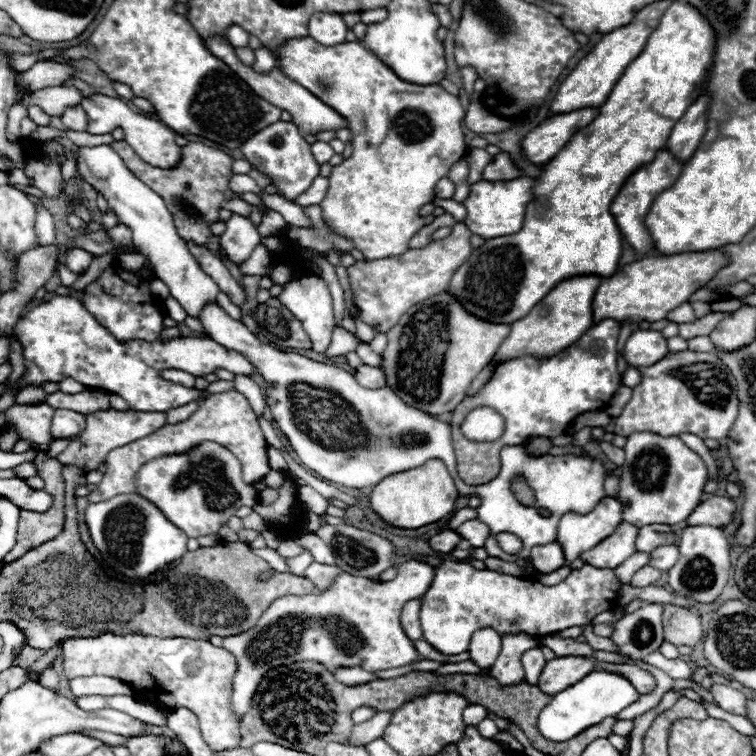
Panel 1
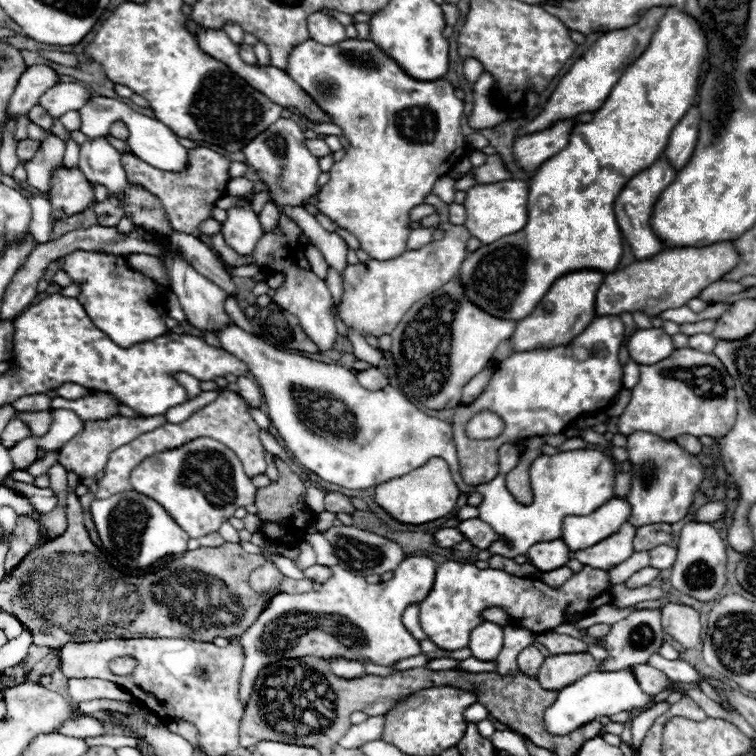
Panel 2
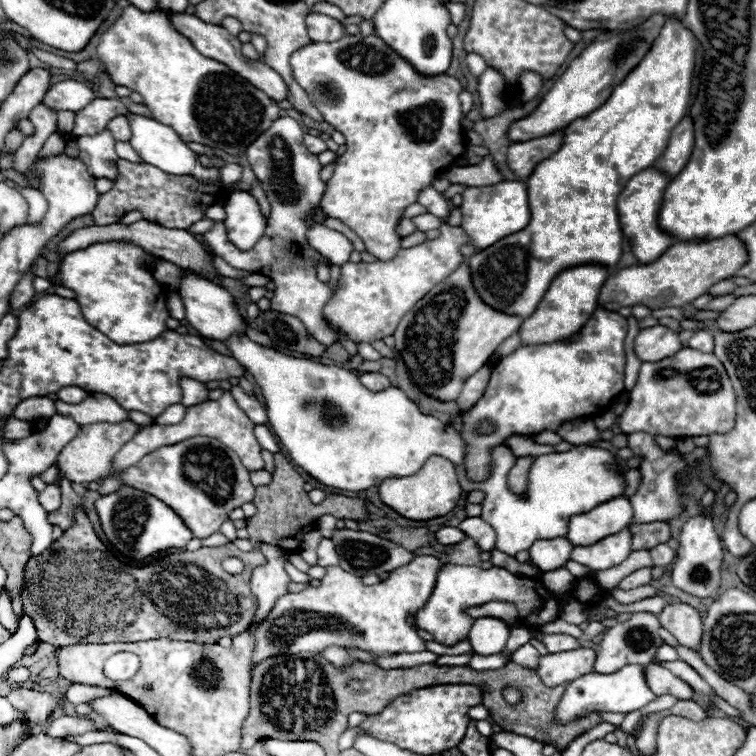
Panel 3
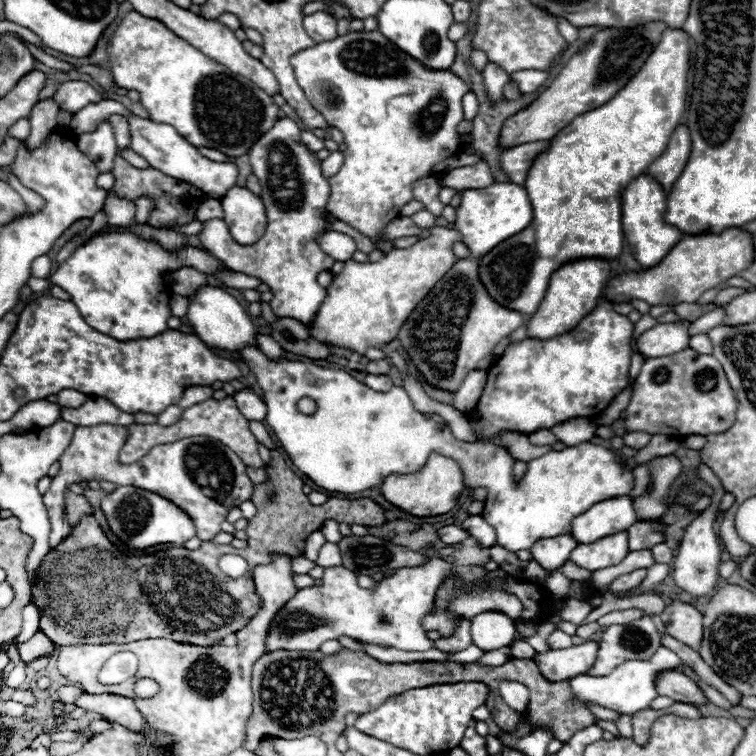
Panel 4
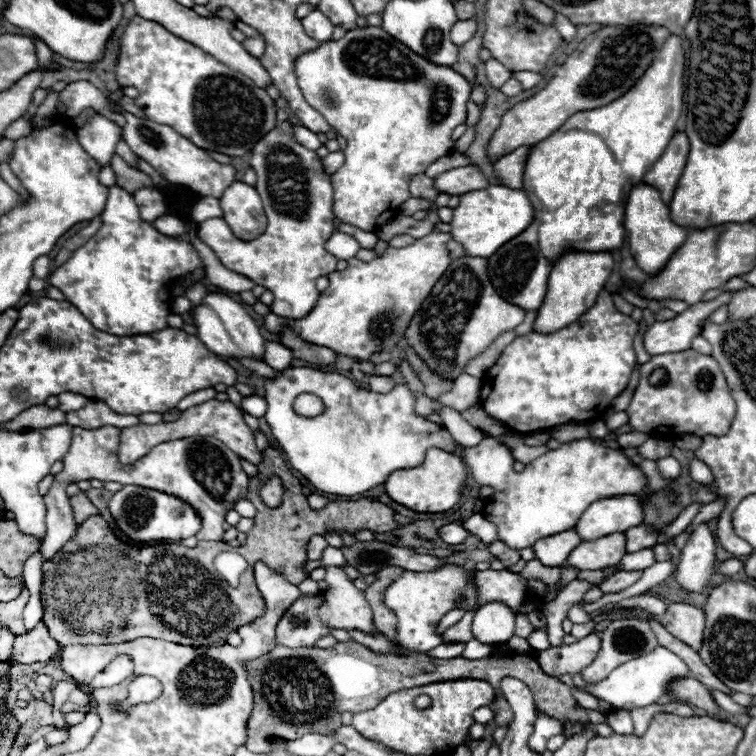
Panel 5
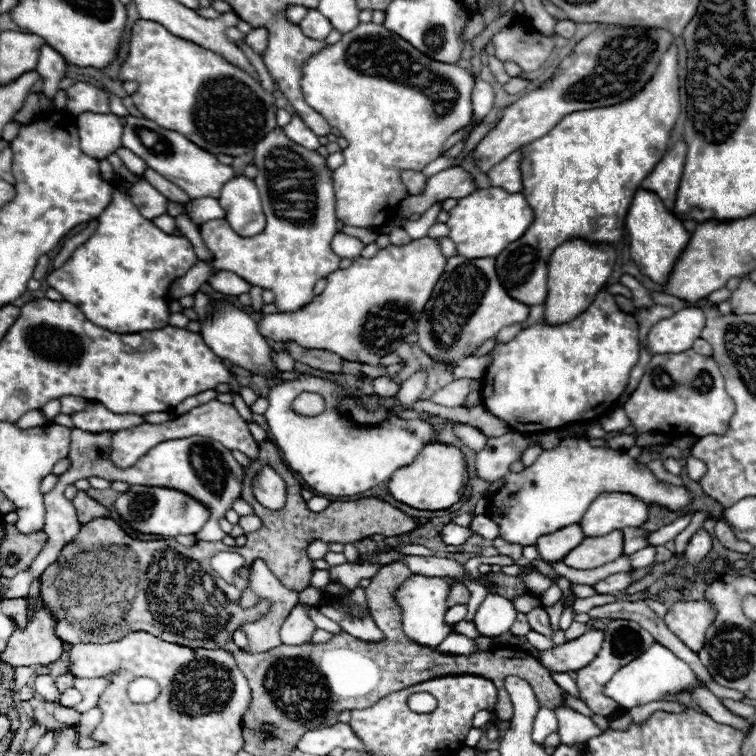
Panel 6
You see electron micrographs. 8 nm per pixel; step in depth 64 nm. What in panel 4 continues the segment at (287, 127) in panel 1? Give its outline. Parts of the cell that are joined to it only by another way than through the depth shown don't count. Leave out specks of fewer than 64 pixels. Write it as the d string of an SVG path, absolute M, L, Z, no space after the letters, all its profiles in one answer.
M280 118L272 130L262 134L248 150L252 172L264 188L262 200L268 214L266 234L256 244L242 246L232 240L222 220L208 220L198 238L202 246L216 254L230 270L256 276L268 284L274 294L270 306L276 316L290 316L310 326L316 318L316 310L326 298L326 288L318 284L316 276L322 270L330 270L334 264L334 260L314 242L314 236L328 228L324 210L330 196L330 184L322 178L316 154L304 144L294 142L294 128L298 128L298 124L292 118Z

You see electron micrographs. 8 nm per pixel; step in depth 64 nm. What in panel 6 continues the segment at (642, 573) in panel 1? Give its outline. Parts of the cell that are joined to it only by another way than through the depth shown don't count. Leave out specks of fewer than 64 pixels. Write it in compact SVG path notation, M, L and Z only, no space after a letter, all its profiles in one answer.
M620 572L620 574L612 574L612 576L604 578L594 588L598 594L618 594L618 592L626 590L630 586L630 582L632 582L632 572Z

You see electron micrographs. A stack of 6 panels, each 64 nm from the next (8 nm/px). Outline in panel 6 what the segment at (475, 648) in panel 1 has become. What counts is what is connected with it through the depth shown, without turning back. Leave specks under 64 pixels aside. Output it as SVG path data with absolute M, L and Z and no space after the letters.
M486 596L486 600L480 604L474 616L474 626L480 632L480 636L494 638L510 632L514 620L516 620L516 610L512 602L500 596Z

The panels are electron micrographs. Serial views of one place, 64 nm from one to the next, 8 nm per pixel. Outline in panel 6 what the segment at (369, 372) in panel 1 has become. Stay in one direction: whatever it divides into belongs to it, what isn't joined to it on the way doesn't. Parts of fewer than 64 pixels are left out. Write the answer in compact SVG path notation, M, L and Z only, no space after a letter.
M380 376L380 378L374 378L372 380L372 388L374 388L374 392L378 394L378 396L394 396L396 392L398 392L398 384L392 380L392 378L388 378L388 376Z

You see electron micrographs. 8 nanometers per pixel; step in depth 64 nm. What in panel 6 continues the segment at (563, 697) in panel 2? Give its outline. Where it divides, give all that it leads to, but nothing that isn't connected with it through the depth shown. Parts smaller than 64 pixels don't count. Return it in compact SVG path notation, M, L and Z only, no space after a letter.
M654 644L652 650L646 650L640 658L632 660L630 664L622 666L612 678L610 682L604 686L604 694L608 698L612 698L614 702L618 702L618 706L630 710L634 706L642 706L642 704L648 704L648 702L654 702L654 700L662 700L666 694L680 694L696 684L702 684L706 688L710 688L718 698L732 698L732 700L744 700L744 694L736 692L736 690L728 690L728 688L722 688L720 684L712 682L712 684L704 684L700 682L694 672L690 670L690 666L680 660L674 652L670 652L666 646L662 644Z

